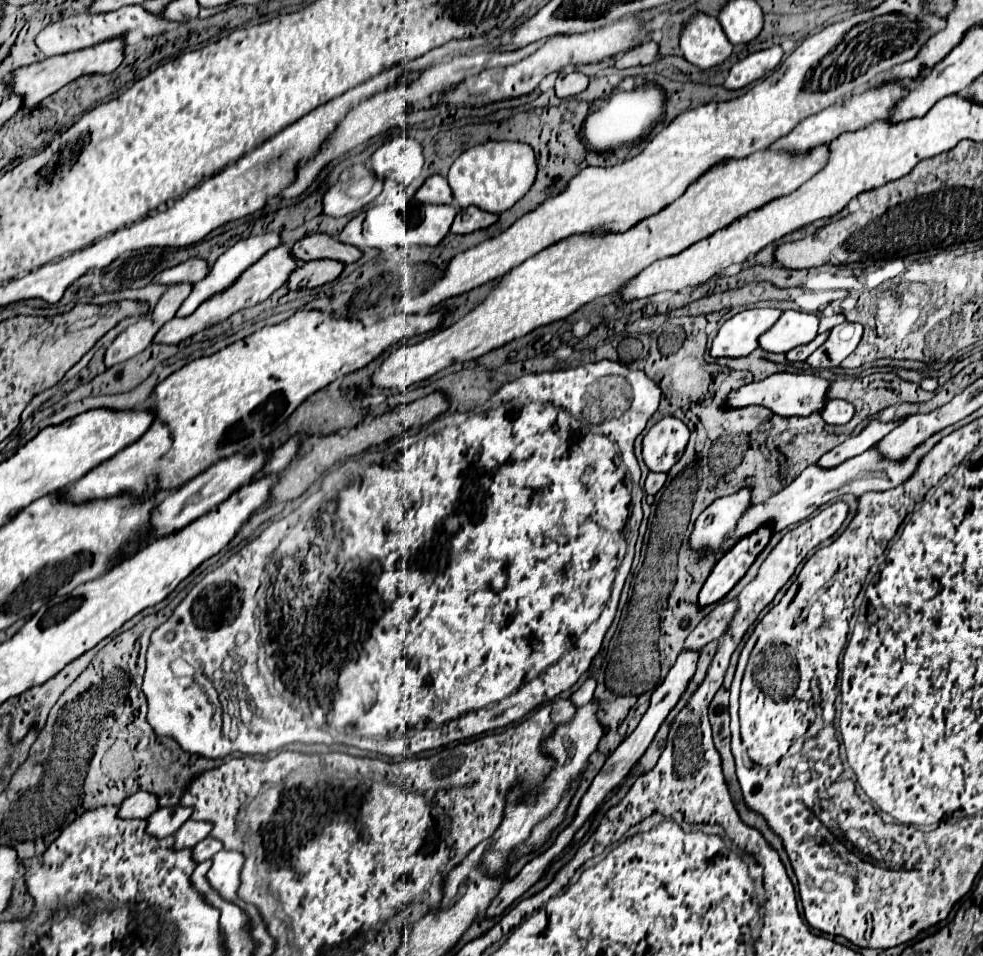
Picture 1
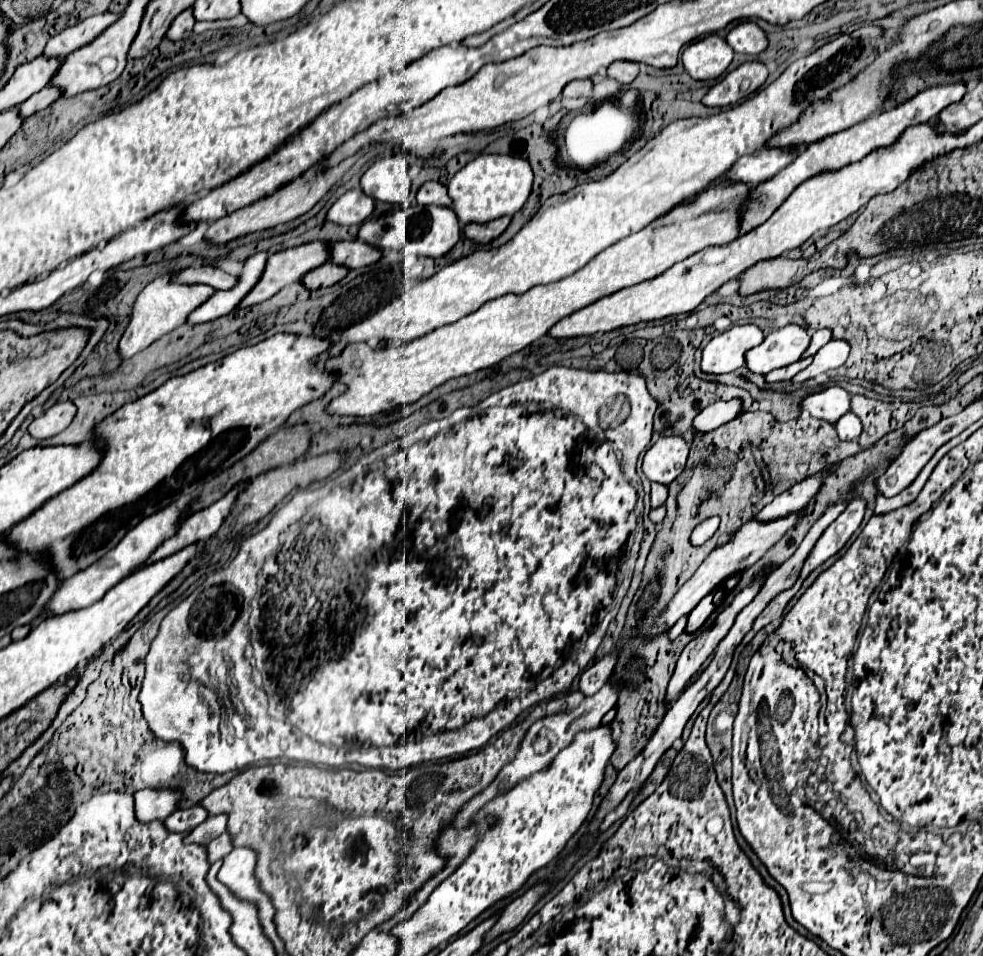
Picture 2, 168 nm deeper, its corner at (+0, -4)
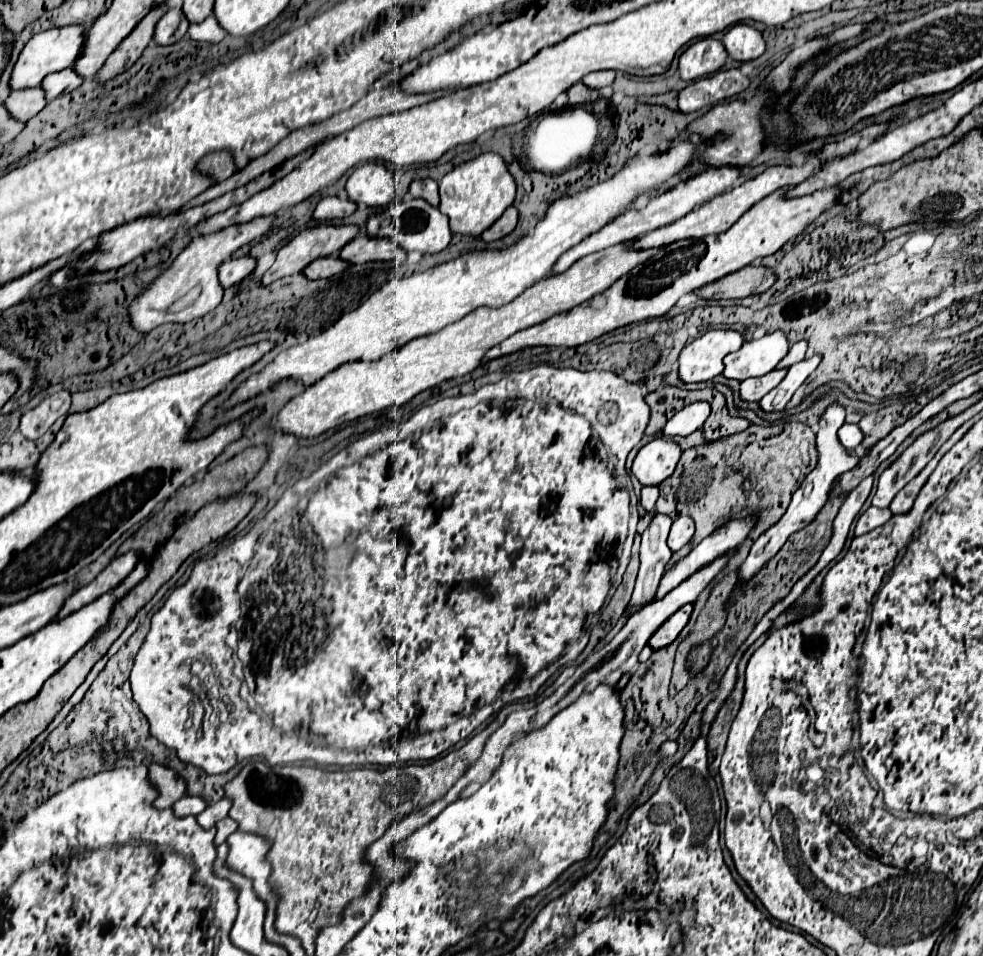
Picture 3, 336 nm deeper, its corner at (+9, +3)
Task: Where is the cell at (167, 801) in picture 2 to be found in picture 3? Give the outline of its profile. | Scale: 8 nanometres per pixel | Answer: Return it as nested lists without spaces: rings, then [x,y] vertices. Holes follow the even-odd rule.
[[[152,763],[148,767],[148,777],[150,777],[150,785],[154,785],[154,789],[158,789],[158,797],[154,799],[154,807],[156,809],[166,809],[172,807],[180,797],[186,795],[186,783],[184,779],[158,763]]]

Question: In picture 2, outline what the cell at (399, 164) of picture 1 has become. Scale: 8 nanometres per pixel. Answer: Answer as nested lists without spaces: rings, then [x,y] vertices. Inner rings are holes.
[[[405,154],[379,158],[361,176],[361,190],[367,196],[389,204],[397,204],[409,196],[411,178],[407,174],[407,156],[405,158],[397,158],[397,156],[405,156]]]

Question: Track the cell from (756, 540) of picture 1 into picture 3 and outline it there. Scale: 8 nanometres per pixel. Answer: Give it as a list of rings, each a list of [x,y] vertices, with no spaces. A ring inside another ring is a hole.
[[[688,603],[688,605],[684,605],[684,607],[680,607],[656,633],[654,633],[654,637],[648,641],[650,643],[650,647],[656,651],[656,649],[660,649],[660,647],[666,647],[666,645],[670,645],[676,637],[678,637],[678,633],[686,627],[686,623],[690,621],[690,615],[692,615],[692,609],[694,609],[694,605],[692,603]]]

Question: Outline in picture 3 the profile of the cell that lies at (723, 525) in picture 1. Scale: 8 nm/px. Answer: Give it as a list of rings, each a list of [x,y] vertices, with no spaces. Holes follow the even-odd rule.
[[[678,517],[674,523],[672,523],[672,529],[670,529],[670,535],[668,535],[668,545],[672,551],[678,551],[682,549],[694,535],[694,521],[690,517]]]

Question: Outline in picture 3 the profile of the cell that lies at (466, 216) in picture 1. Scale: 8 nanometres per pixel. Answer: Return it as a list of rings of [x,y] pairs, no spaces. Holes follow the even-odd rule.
[[[514,207],[506,209],[506,213],[494,221],[494,225],[490,225],[490,229],[486,229],[486,233],[480,235],[482,241],[496,241],[496,239],[502,239],[504,235],[508,235],[514,227],[516,227],[516,221],[518,221],[518,213]]]

